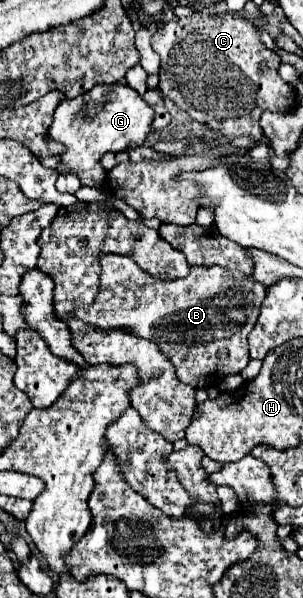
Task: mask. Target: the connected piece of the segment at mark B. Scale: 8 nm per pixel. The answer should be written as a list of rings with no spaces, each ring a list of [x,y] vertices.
[[[102,256],[102,290],[96,302],[74,314],[102,330],[124,328],[140,338],[158,342],[176,366],[176,376],[192,388],[220,386],[224,376],[238,374],[250,362],[248,334],[254,328],[266,286],[252,276],[226,268],[192,268],[182,280],[154,280],[132,258]]]

